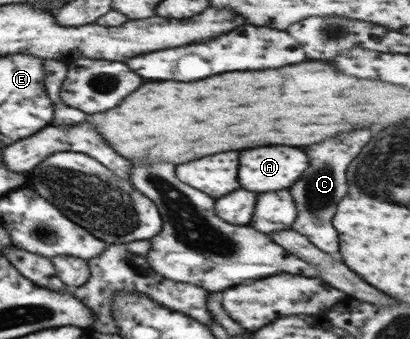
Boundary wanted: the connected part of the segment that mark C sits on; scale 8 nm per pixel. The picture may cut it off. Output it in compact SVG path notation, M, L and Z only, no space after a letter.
M358 129L358 131L350 131L344 135L326 139L316 145L308 145L306 155L310 157L310 167L290 189L297 209L292 229L301 235L306 235L310 243L314 243L318 249L330 255L338 255L338 233L332 227L332 217L336 213L336 203L348 193L346 169L370 139L372 139L370 129L368 131Z

